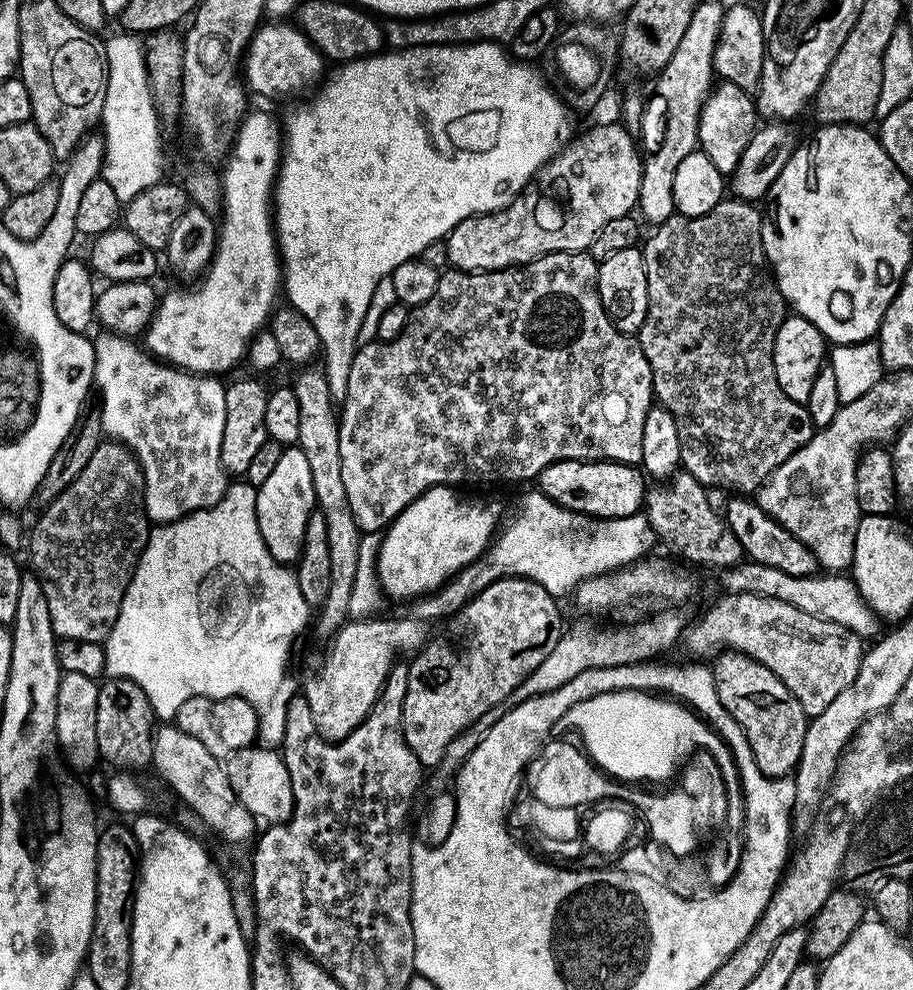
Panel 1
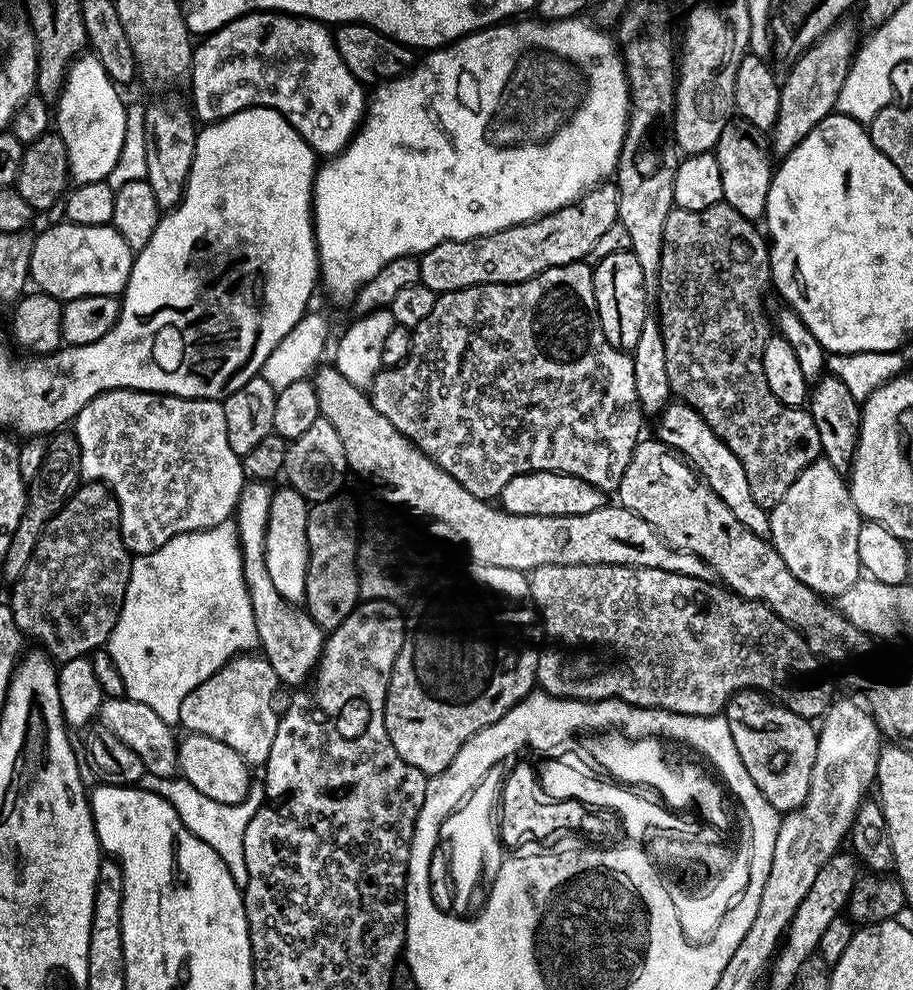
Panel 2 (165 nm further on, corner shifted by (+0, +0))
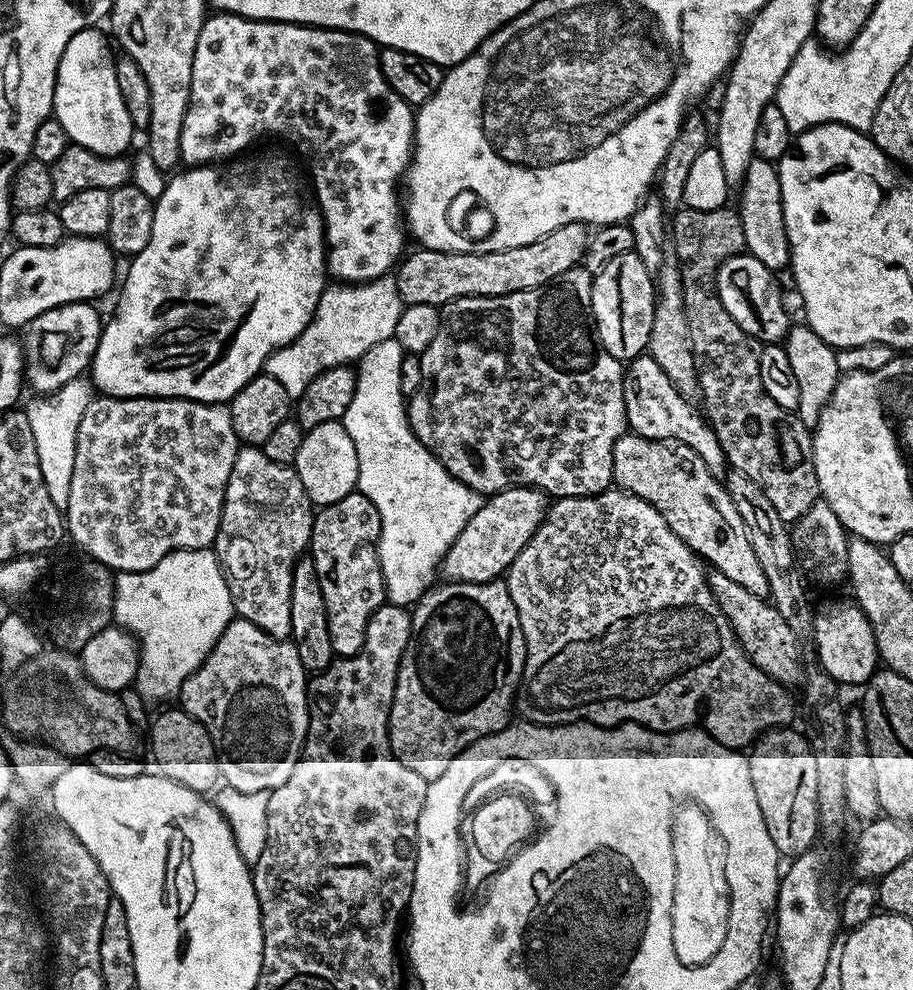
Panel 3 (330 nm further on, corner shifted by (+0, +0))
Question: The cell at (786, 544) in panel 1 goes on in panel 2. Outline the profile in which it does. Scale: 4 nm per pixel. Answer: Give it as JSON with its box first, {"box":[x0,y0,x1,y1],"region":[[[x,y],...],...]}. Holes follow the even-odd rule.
{"box":[655,402,769,537],"region":[[[669,402],[655,424],[655,439],[668,445],[673,452],[688,461],[708,488],[714,490],[714,494],[718,494],[718,498],[722,498],[726,506],[730,506],[730,514],[734,514],[734,518],[738,518],[738,522],[742,522],[746,530],[763,537],[769,535],[769,509],[754,502],[754,494],[750,494],[750,482],[746,478],[746,470],[742,470],[742,462],[738,462],[734,450],[730,450],[730,446],[726,446],[716,437],[714,430],[710,430],[707,422],[689,404]]]}

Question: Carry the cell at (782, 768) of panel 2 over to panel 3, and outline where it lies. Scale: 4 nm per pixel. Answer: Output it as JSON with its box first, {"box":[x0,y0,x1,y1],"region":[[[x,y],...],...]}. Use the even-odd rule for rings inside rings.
{"box":[747,726,819,858],"region":[[[781,726],[765,732],[747,753],[758,810],[762,810],[766,830],[770,830],[774,846],[784,858],[795,858],[811,849],[817,843],[819,833],[816,755],[807,735],[799,732],[799,736],[792,730]]]}

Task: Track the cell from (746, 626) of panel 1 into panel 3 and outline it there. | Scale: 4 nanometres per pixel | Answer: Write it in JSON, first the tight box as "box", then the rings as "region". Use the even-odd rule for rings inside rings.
{"box":[506,486,793,750],"region":[[[613,486],[597,496],[565,496],[557,499],[545,512],[544,520],[530,538],[530,542],[526,542],[518,558],[514,558],[514,562],[509,566],[506,583],[510,590],[510,598],[514,598],[518,622],[522,622],[522,634],[526,642],[526,662],[514,708],[517,713],[521,712],[524,715],[521,717],[527,723],[555,726],[583,722],[596,724],[599,728],[641,724],[651,732],[683,732],[695,729],[699,725],[719,744],[737,750],[747,749],[769,730],[793,723],[792,696],[788,693],[791,691],[777,680],[771,680],[761,668],[754,666],[754,662],[741,650],[727,618],[712,596],[712,589],[708,587],[705,565],[698,562],[697,557],[686,546],[686,542],[682,542],[682,538],[678,538],[678,534],[674,534],[674,530],[666,526],[666,518],[662,518],[662,514],[658,514],[654,506],[650,506],[632,492]]]}

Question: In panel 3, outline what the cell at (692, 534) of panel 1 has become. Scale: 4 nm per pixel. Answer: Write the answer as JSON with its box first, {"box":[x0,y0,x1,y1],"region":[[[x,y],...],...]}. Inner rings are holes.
{"box":[612,434,769,597],"region":[[[635,434],[622,435],[614,446],[612,478],[615,487],[632,492],[654,506],[654,510],[666,518],[666,526],[670,526],[701,561],[712,563],[715,571],[726,574],[726,578],[738,582],[738,586],[746,586],[746,590],[762,597],[769,595],[768,579],[751,548],[738,508],[725,485],[690,446]]]}

